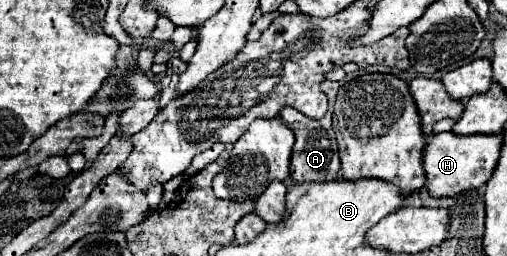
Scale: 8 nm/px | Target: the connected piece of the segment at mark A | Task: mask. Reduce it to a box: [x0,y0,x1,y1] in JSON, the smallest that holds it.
[280,81,340,183]

